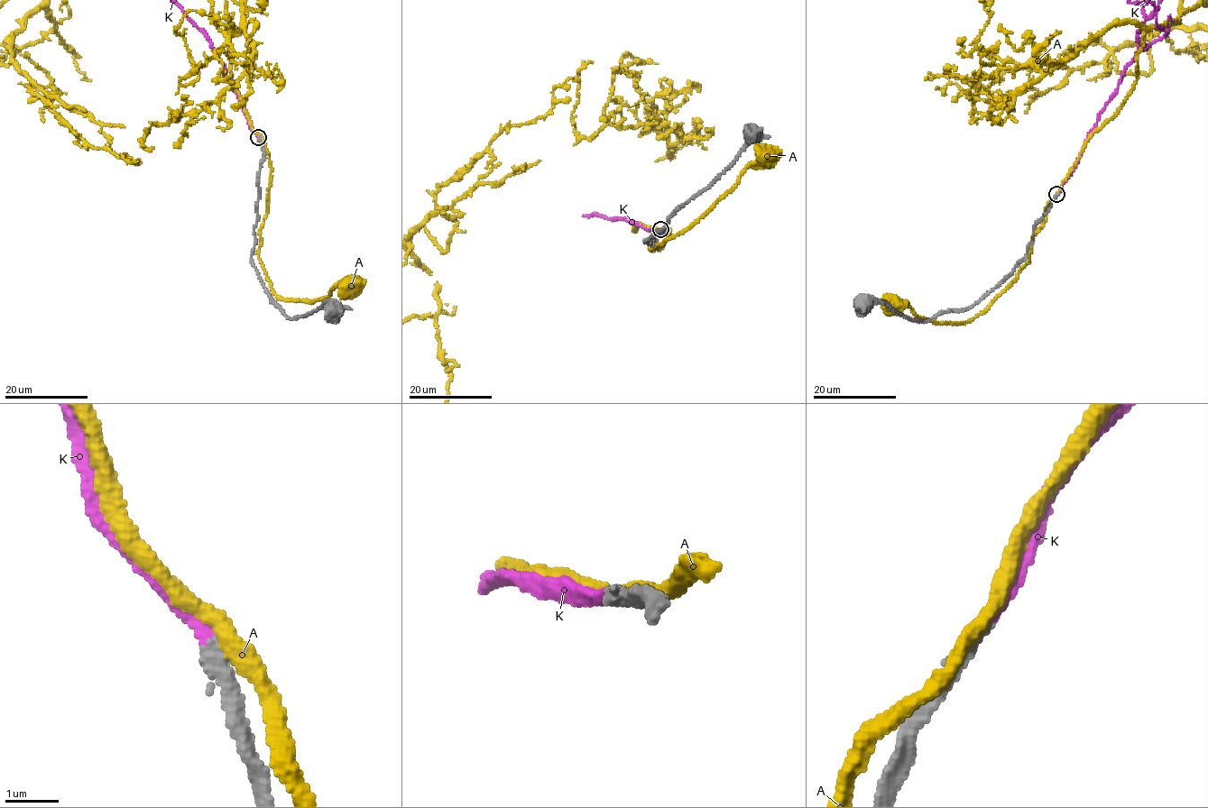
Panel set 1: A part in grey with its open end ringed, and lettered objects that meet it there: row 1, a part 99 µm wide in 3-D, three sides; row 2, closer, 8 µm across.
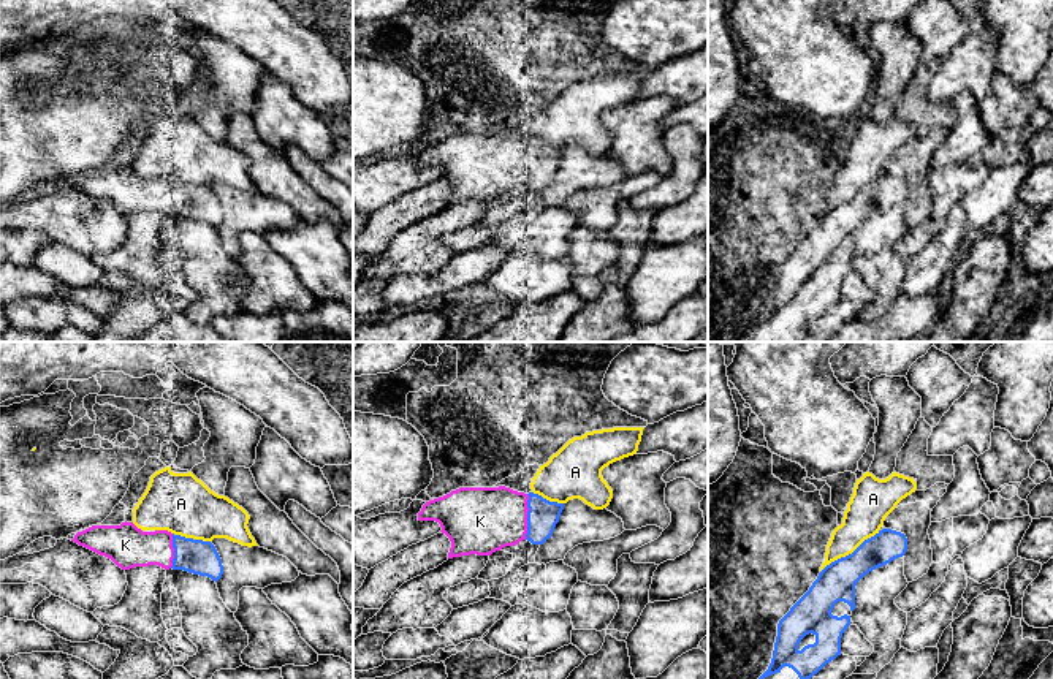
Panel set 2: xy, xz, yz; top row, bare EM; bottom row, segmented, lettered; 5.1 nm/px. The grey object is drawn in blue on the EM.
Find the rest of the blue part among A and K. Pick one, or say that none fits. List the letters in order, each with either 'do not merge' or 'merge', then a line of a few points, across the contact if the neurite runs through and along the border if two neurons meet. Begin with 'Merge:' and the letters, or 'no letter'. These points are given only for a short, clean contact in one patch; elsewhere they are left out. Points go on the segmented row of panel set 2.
Merge: K
A: do not merge
K: merge

